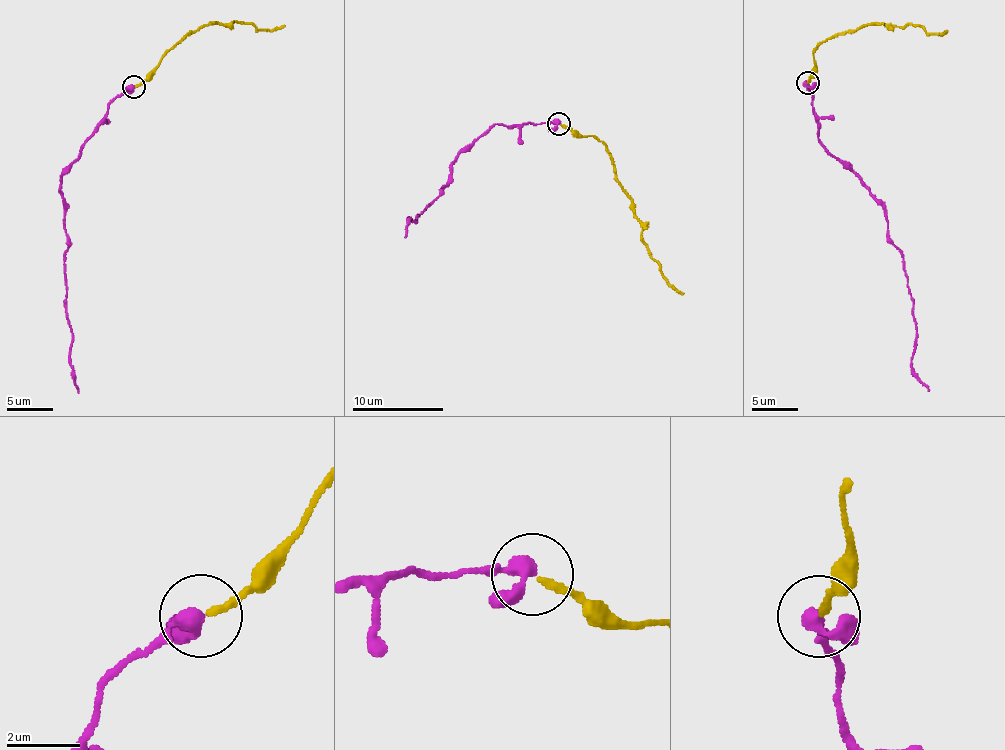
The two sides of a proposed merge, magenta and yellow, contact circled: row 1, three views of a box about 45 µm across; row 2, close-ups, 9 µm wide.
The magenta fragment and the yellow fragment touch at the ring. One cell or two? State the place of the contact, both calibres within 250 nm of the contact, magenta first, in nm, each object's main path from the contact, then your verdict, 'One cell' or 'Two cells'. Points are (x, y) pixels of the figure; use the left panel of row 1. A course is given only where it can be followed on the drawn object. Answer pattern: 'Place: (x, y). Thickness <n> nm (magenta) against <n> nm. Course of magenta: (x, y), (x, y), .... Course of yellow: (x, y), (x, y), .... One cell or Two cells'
Place: (133, 86). Thickness 320 nm (magenta) against 180 nm. Course of magenta: (133, 87), (108, 105), (104, 121), (61, 181), (68, 245), (67, 324), (78, 392). Course of yellow: (135, 87), (177, 43), (209, 23), (248, 22), (256, 29), (285, 26). One cell

